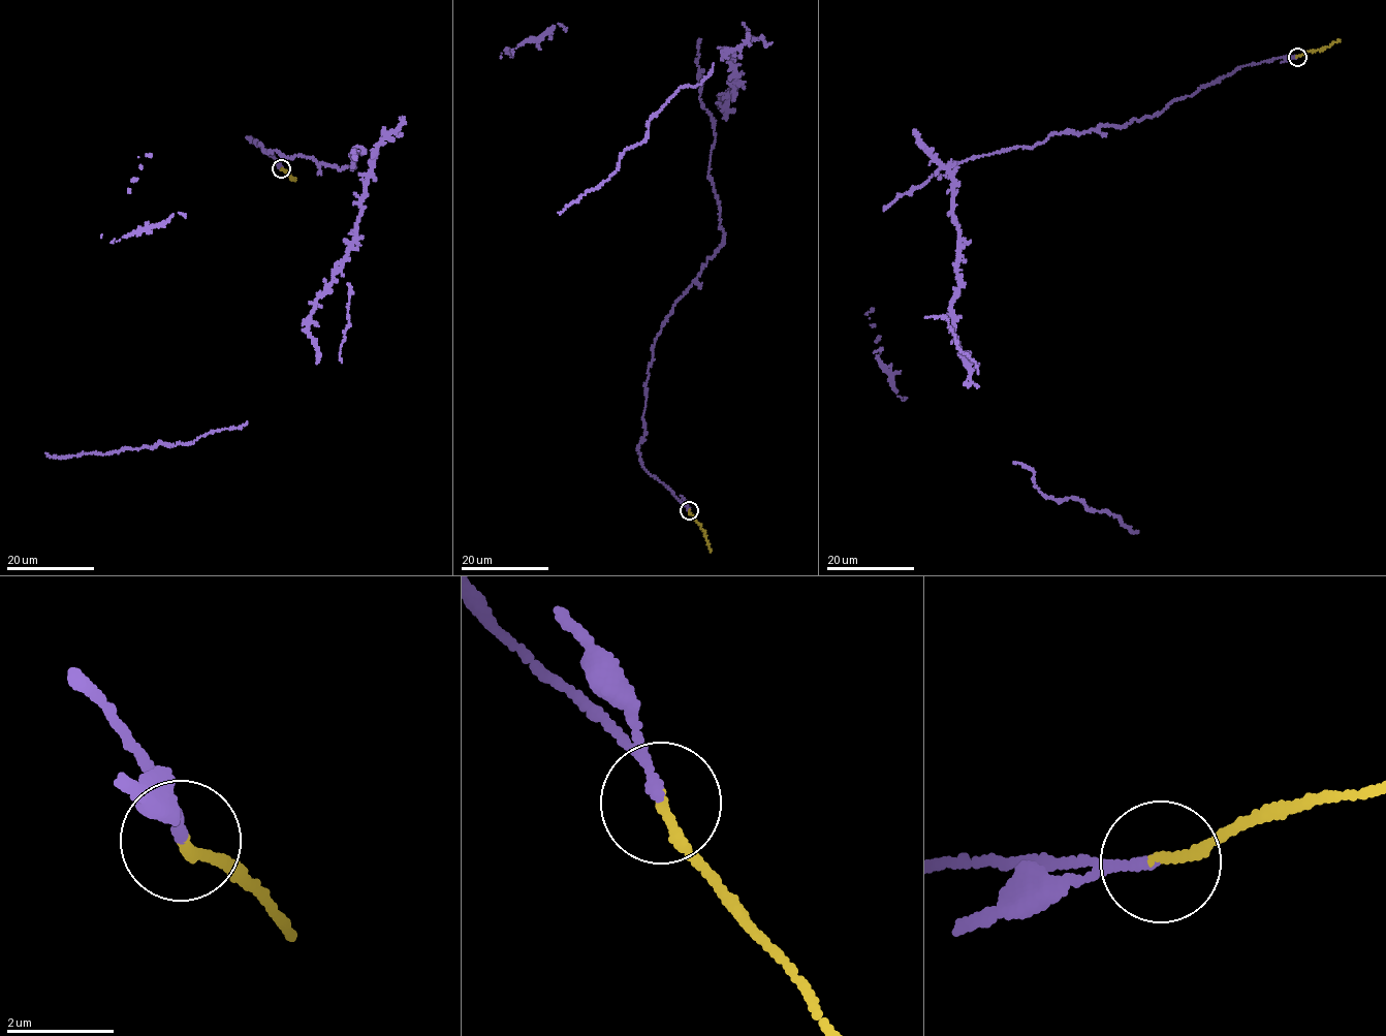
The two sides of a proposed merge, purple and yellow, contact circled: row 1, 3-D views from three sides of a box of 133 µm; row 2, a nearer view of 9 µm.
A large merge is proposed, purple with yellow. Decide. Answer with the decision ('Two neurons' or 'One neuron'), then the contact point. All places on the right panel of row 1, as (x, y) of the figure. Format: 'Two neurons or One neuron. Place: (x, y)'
Two neurons. Place: (1297, 57)

